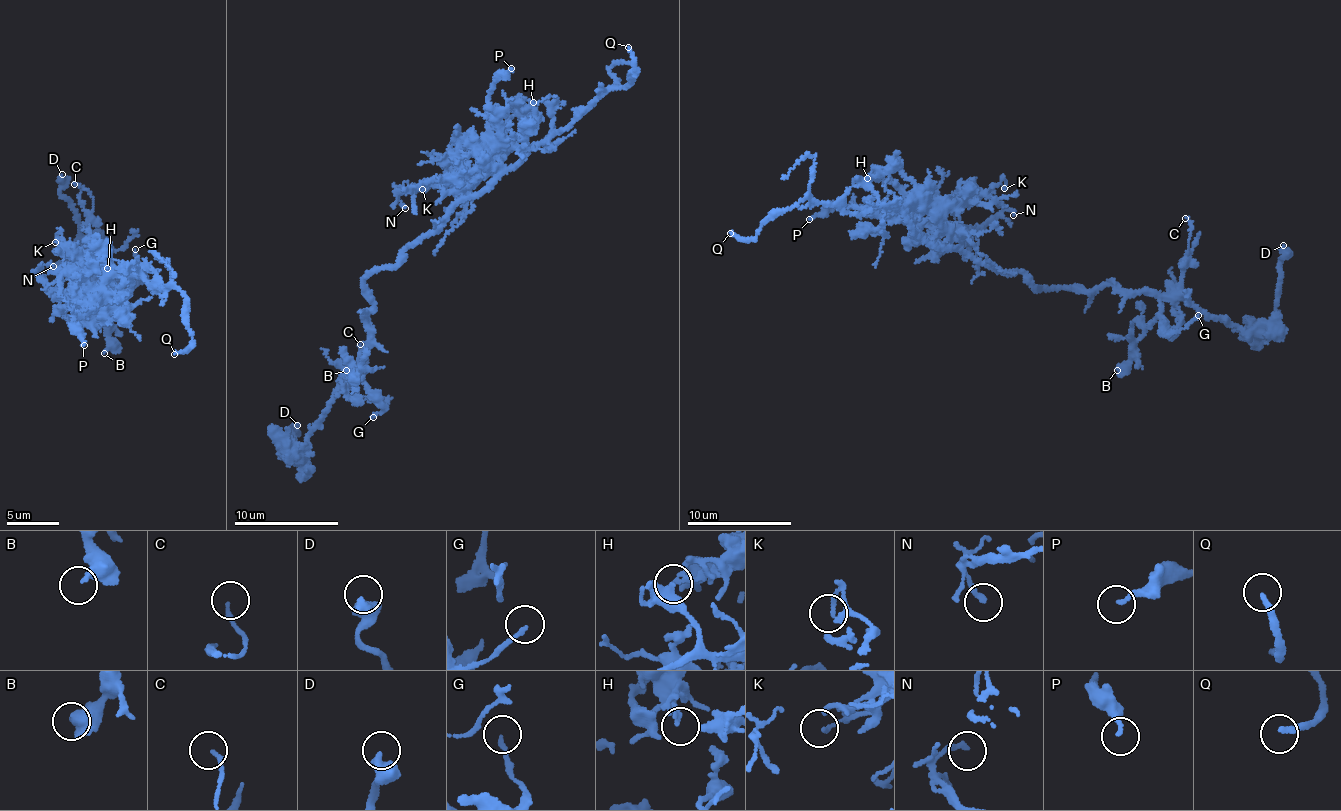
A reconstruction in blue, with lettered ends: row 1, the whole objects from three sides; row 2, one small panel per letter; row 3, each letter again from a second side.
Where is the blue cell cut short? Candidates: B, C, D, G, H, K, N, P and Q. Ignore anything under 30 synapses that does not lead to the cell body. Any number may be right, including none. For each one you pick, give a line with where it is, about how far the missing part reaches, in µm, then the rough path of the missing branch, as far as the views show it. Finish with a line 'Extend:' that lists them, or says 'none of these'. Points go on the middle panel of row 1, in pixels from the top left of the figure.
Q: (628, 47) | 60 µm
Extend: Q

